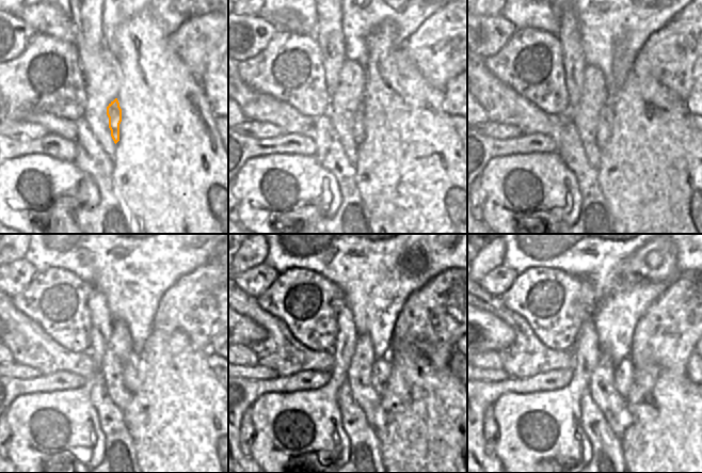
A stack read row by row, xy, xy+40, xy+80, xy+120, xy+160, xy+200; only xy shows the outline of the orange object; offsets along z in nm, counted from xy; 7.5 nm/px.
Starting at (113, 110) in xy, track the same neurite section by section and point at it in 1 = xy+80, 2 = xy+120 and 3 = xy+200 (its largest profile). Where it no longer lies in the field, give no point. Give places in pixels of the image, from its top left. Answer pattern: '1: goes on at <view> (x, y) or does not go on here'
1: goes on at xy+80 (603, 133)
2: goes on at xy+120 (130, 377)
3: goes on at xy+200 (624, 371)

